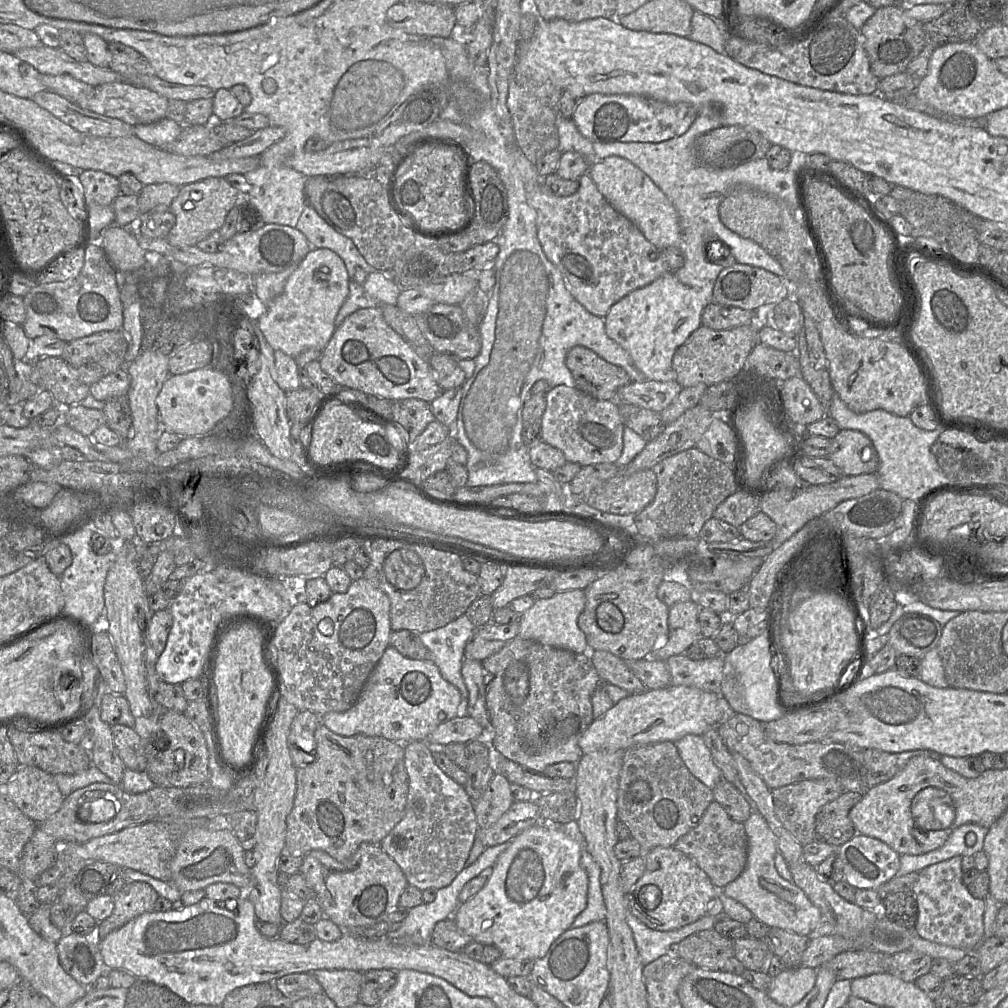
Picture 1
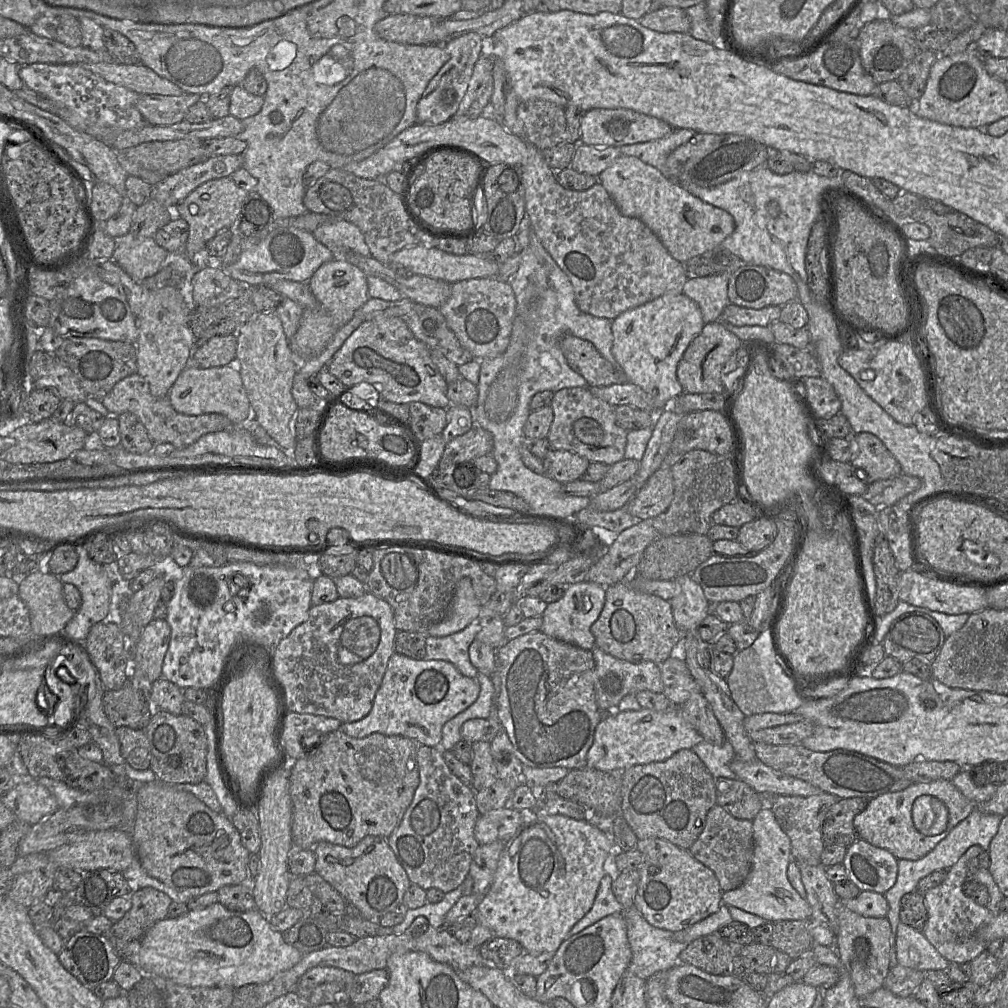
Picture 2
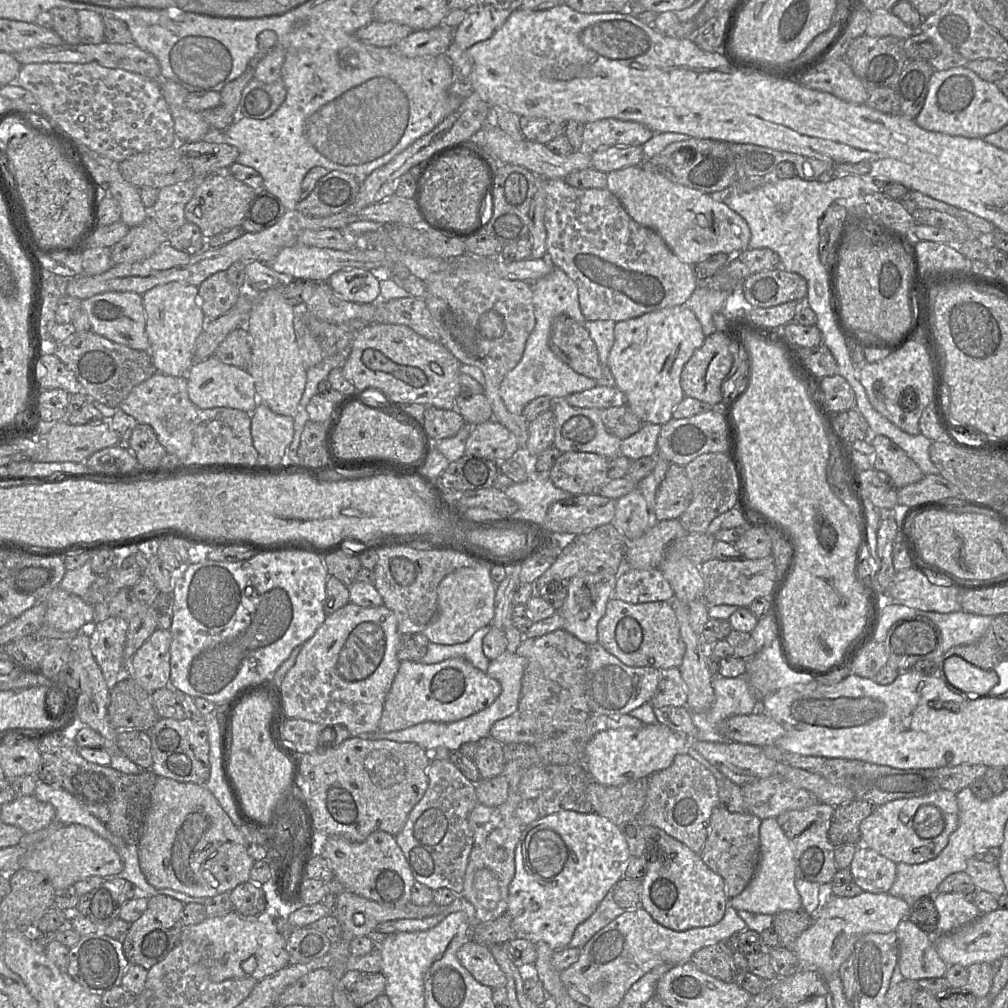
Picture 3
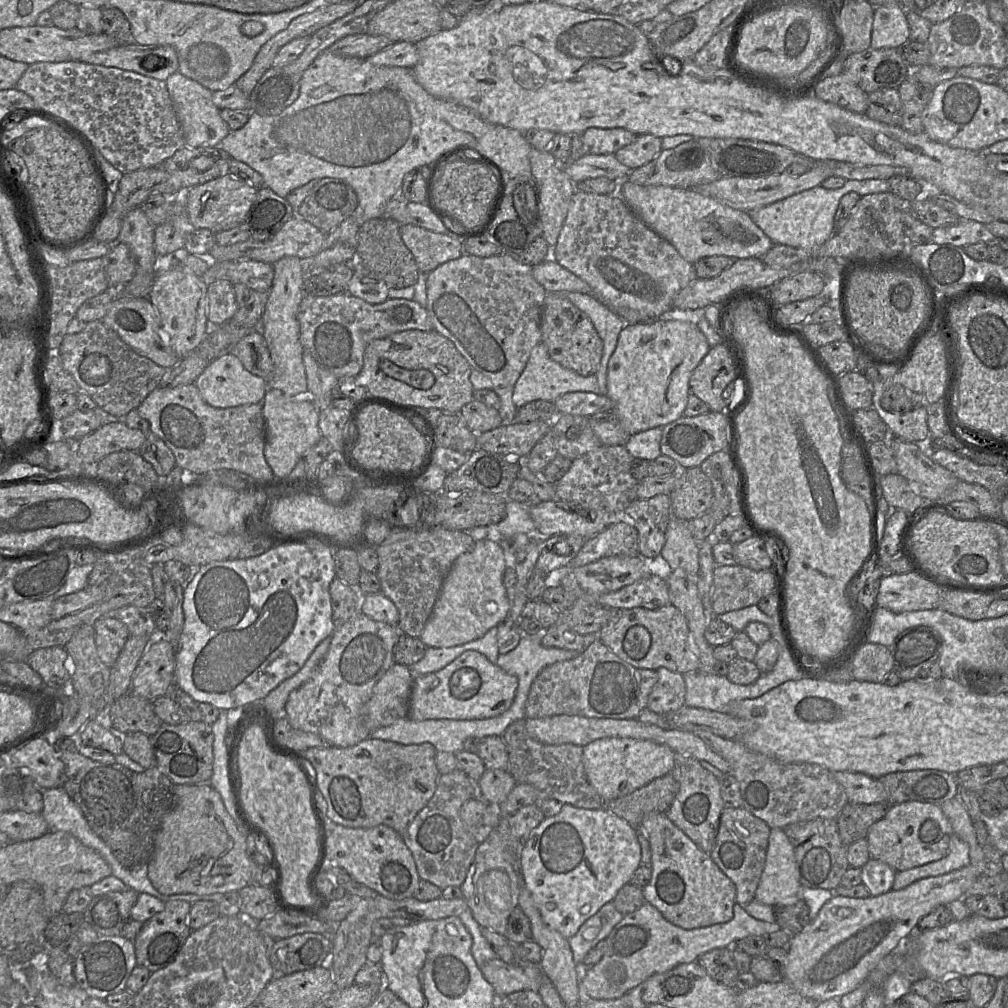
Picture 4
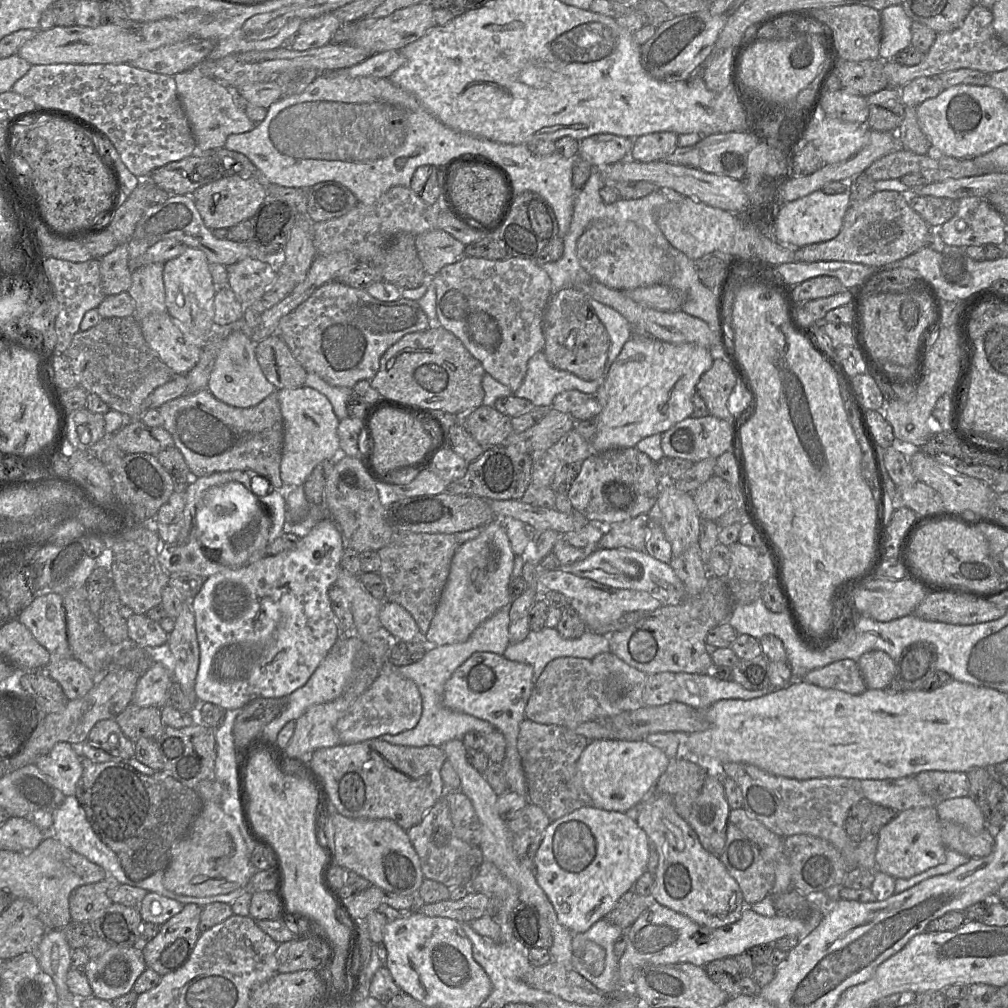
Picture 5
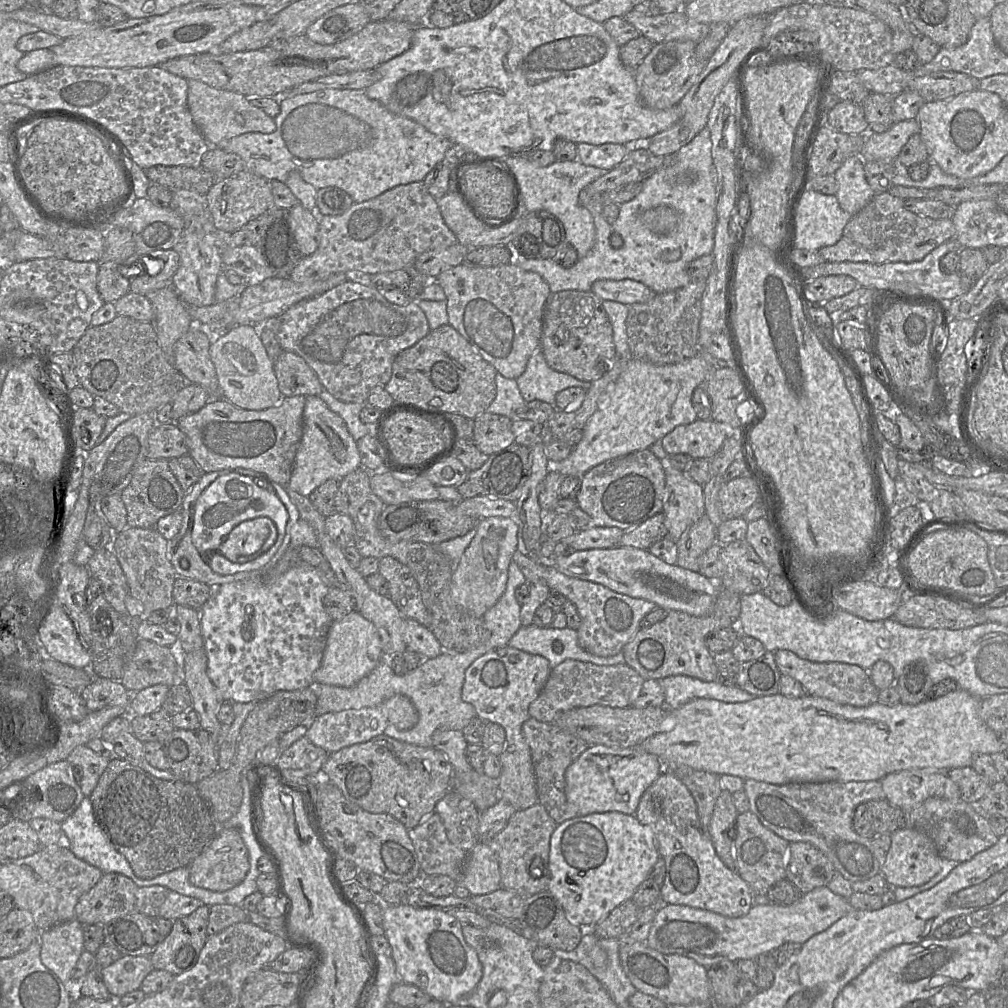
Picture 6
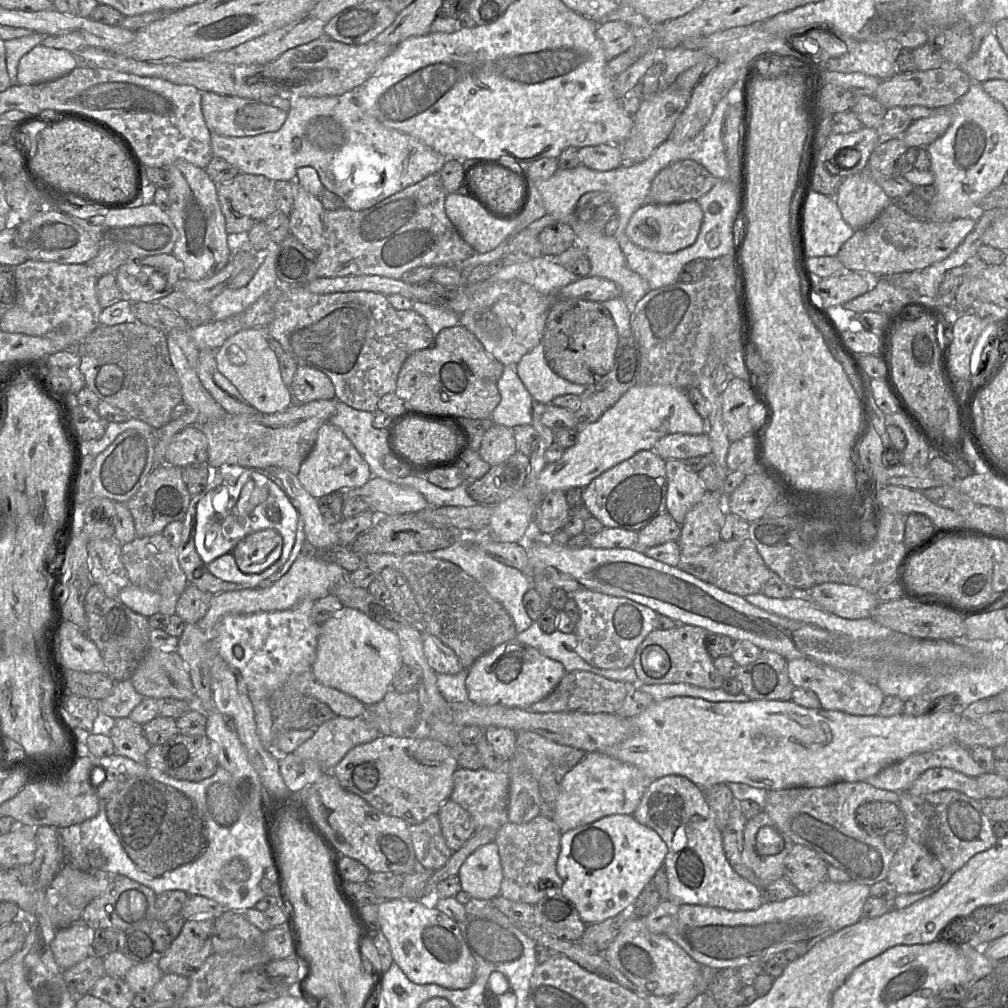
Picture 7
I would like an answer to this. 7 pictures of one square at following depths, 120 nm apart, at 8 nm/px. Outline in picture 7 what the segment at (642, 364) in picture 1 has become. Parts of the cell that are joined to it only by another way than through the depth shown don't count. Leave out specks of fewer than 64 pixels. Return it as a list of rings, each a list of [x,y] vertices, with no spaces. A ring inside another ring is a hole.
[[[635,385],[634,387],[630,388],[611,408],[609,408],[597,421],[585,425],[583,428],[579,430],[579,437],[576,444],[568,449],[565,450],[562,457],[553,463],[547,464],[545,468],[541,471],[537,478],[537,487],[541,493],[541,500],[544,494],[554,491],[554,490],[562,490],[565,491],[569,488],[573,487],[580,487],[585,488],[593,479],[598,477],[603,472],[607,471],[608,469],[612,468],[613,466],[631,458],[637,452],[642,450],[653,450],[654,445],[656,442],[665,435],[668,434],[675,434],[675,433],[682,433],[682,434],[689,434],[689,435],[698,435],[702,433],[707,433],[707,419],[703,420],[701,416],[695,411],[694,407],[692,406],[691,402],[688,399],[686,394],[687,389],[681,389],[674,386],[667,386],[667,385]]]

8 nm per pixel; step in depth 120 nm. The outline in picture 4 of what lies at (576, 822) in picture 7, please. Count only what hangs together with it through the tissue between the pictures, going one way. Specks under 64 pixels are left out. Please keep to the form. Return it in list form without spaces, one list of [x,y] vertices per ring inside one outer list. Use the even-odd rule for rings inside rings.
[[[603,738],[583,747],[583,764],[589,783],[604,801],[628,795],[652,780],[671,773],[676,753],[650,740]]]

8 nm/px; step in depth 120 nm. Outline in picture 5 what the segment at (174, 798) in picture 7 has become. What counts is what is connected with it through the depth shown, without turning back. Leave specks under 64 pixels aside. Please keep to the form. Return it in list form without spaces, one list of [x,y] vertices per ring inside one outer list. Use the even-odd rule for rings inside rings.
[[[81,757],[81,763],[83,772],[74,795],[84,809],[90,827],[115,852],[127,877],[143,880],[157,871],[165,871],[171,860],[172,846],[186,836],[204,801],[193,788],[184,786],[163,771],[147,776],[123,760],[97,763]]]

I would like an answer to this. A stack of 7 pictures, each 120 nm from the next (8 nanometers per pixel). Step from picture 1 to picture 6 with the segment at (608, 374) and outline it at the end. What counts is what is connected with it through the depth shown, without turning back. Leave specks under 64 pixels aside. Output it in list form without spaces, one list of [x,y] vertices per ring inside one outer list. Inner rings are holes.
[[[566,290],[550,296],[544,309],[541,351],[552,369],[591,383],[612,369],[616,360],[613,328],[602,301],[591,291]]]

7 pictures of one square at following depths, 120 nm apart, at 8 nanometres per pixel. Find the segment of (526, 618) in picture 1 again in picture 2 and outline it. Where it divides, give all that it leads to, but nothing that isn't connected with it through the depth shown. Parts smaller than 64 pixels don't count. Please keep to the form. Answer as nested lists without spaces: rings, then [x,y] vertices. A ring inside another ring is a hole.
[[[588,581],[568,585],[559,600],[547,604],[541,616],[540,631],[556,640],[591,651],[595,647],[595,638],[590,628],[603,609],[605,594],[605,587]]]

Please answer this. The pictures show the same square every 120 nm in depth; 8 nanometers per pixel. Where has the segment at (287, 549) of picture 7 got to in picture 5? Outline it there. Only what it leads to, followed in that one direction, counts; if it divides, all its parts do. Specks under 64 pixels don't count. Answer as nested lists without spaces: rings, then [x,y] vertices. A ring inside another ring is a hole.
[[[230,482],[224,485],[220,485],[218,487],[211,488],[202,498],[202,506],[200,511],[197,513],[197,538],[200,542],[201,546],[205,550],[212,550],[213,551],[213,559],[221,563],[223,566],[229,568],[240,568],[245,565],[251,564],[256,562],[265,556],[273,556],[273,555],[266,555],[266,548],[268,546],[268,535],[271,529],[271,520],[270,520],[270,505],[267,502],[264,502],[262,499],[265,497],[270,496],[269,494],[261,497],[257,497],[254,493],[248,490],[244,485],[237,483],[237,482]]]

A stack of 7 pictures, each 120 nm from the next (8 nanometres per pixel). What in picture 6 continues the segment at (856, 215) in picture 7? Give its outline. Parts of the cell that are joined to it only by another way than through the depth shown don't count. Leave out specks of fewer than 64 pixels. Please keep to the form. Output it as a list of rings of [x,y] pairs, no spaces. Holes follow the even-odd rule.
[[[860,155],[847,158],[833,176],[838,185],[836,197],[839,205],[850,215],[855,215],[862,210],[876,194],[866,180],[864,173],[864,160]]]

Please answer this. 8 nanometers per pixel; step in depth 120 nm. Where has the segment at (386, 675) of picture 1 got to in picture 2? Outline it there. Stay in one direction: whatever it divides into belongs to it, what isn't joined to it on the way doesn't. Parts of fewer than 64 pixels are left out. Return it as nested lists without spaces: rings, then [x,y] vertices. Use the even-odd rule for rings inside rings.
[[[395,652],[389,659],[369,714],[359,721],[342,723],[339,730],[352,738],[380,733],[402,736],[418,745],[439,748],[444,724],[471,706],[479,692],[479,683],[462,675],[449,662],[413,660]]]

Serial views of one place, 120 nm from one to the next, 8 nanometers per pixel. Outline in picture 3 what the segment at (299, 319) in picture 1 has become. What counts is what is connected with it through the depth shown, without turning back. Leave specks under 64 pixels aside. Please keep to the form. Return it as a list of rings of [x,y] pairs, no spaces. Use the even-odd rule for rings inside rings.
[[[361,268],[340,270],[333,273],[328,284],[343,300],[371,303],[380,300],[380,285],[376,271]]]

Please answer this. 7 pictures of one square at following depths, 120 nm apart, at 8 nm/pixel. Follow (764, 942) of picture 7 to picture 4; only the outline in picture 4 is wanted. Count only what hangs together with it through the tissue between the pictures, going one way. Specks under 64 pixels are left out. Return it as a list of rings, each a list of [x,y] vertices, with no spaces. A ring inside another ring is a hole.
[[[645,902],[638,910],[625,915],[605,938],[607,949],[603,957],[598,963],[587,969],[579,981],[581,996],[588,996],[598,1000],[620,998],[626,992],[645,982],[654,974],[670,971],[684,963],[696,962],[701,955],[710,950],[716,948],[732,948],[737,941],[745,937],[765,937],[771,932],[780,929],[776,922],[768,923],[755,919],[737,902],[733,907],[733,912],[734,916],[728,922],[695,929],[684,929],[669,922],[657,908]]]

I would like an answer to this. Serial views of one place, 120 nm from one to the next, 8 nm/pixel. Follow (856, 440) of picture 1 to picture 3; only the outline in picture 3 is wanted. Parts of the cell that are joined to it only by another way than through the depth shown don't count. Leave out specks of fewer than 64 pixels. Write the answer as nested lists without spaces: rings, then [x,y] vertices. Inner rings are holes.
[[[872,435],[875,449],[874,469],[887,473],[896,488],[921,480],[925,474],[919,466],[892,440],[883,435]]]

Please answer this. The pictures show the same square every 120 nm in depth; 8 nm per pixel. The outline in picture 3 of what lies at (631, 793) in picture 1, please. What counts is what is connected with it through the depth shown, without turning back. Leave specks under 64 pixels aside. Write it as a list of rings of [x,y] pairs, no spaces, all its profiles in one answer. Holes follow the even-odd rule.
[[[681,753],[668,768],[648,777],[646,801],[636,821],[663,830],[699,854],[707,839],[712,810],[718,805],[717,779],[689,754]]]

